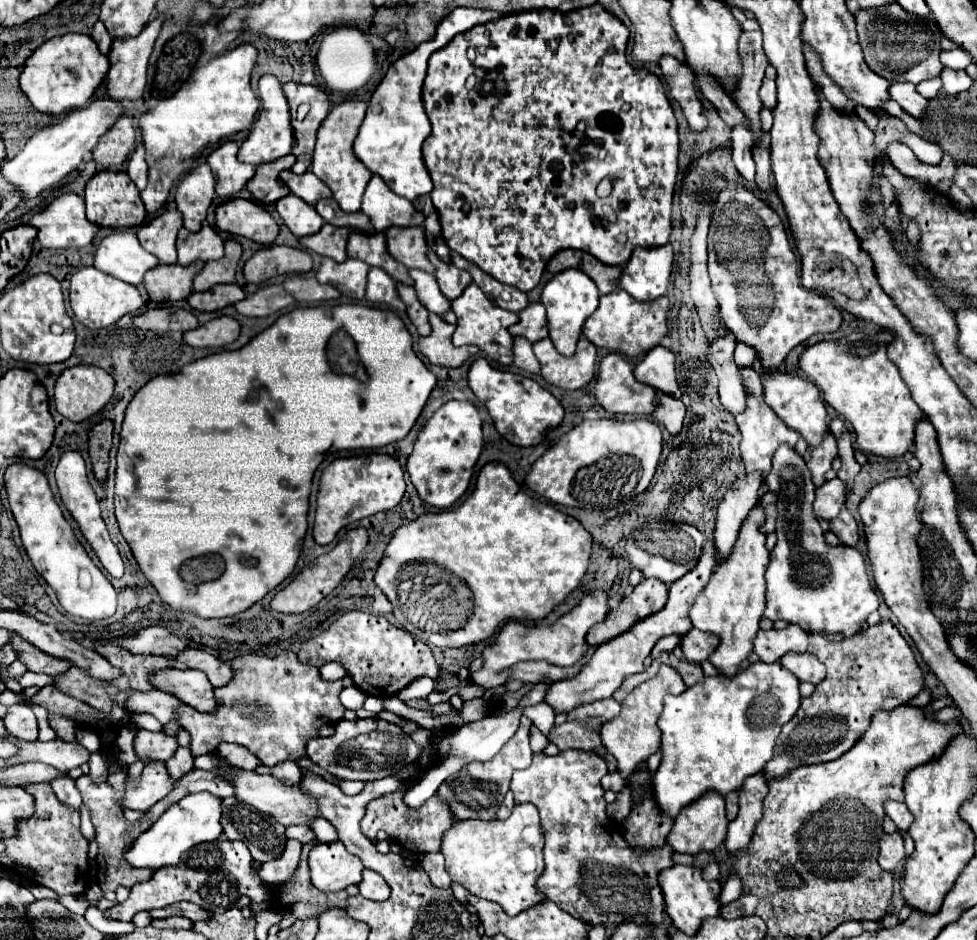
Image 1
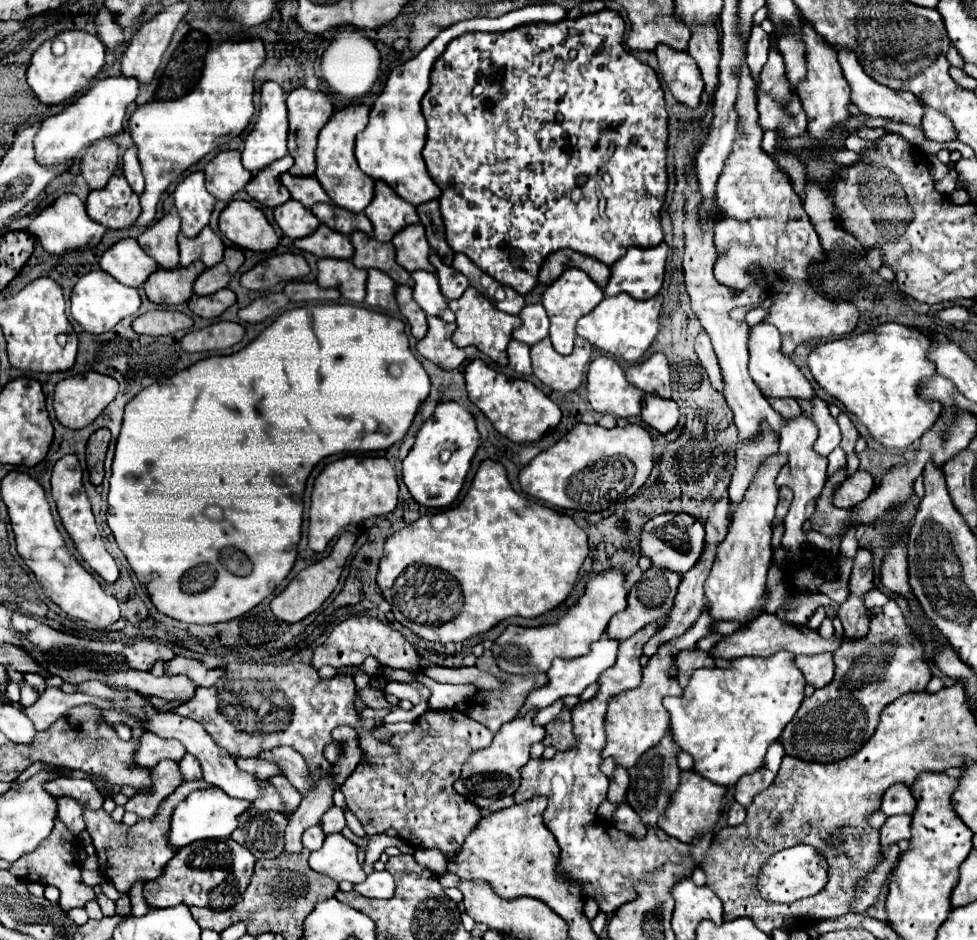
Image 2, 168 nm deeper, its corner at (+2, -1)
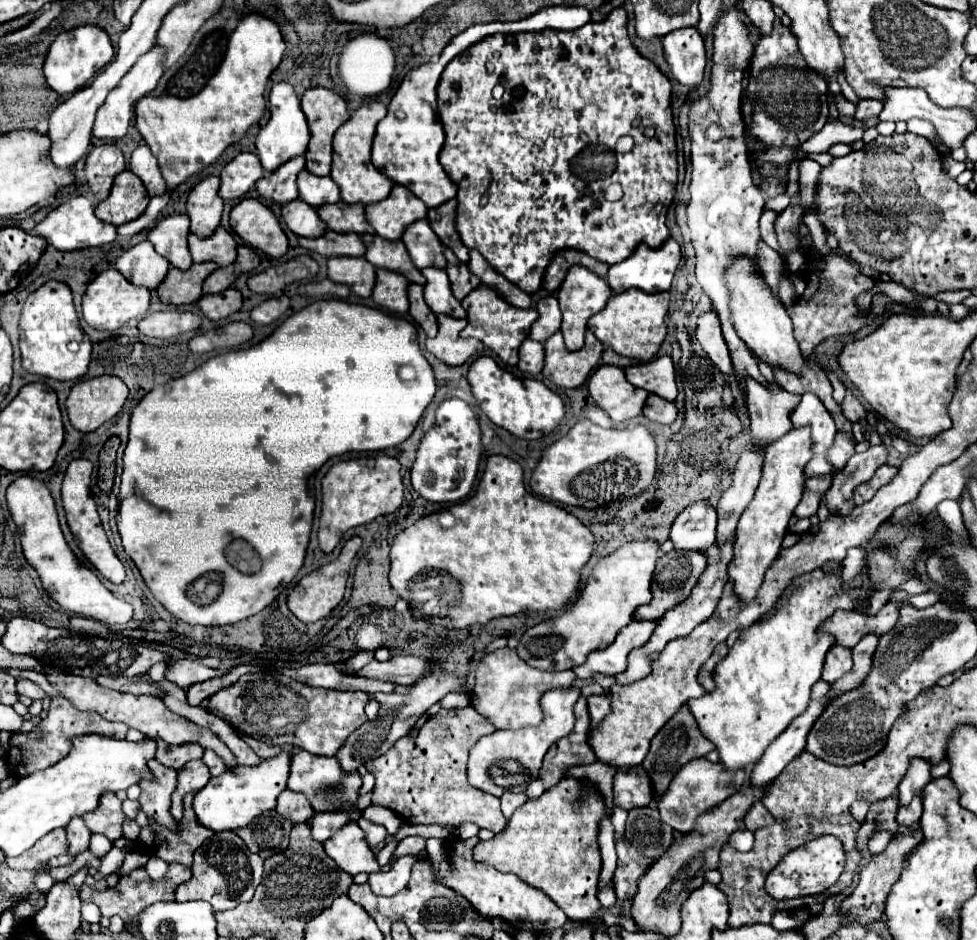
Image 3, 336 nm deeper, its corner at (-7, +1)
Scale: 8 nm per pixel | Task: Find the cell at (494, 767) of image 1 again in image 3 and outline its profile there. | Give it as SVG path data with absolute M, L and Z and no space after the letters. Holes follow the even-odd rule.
M579 688L549 690L541 696L543 720L537 726L525 726L521 730L497 730L495 734L481 738L469 754L469 782L475 788L483 792L493 792L493 794L497 794L495 792L495 786L497 786L501 788L497 796L501 796L501 792L505 790L523 792L539 776L541 762L549 746L573 730L575 726L573 704L577 702L579 696L581 696Z

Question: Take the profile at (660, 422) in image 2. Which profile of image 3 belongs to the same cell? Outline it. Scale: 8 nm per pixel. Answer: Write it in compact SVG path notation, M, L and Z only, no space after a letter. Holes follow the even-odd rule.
M649 394L647 402L643 406L643 414L645 414L645 418L649 418L653 422L673 424L677 418L677 408L675 408L675 402L669 402L665 398Z

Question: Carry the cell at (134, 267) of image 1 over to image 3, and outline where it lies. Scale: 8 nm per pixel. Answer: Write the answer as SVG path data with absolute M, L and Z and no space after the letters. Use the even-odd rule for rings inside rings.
M145 240L145 242L139 242L137 246L133 246L131 250L123 252L117 258L115 268L131 284L155 290L163 282L165 274L169 272L169 262L167 262L167 258L157 254L157 250L153 248L153 244L149 240Z

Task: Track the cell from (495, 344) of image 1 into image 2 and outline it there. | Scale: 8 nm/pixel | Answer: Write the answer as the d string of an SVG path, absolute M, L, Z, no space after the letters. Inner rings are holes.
M468 288L460 298L450 300L450 310L456 314L456 332L452 336L454 344L464 348L464 346L476 346L480 352L484 352L488 358L492 358L498 366L506 366L508 364L508 356L506 356L506 346L512 340L512 330L518 328L522 324L522 320L518 316L500 312L498 308L494 308L494 304L490 300L486 300L476 288Z

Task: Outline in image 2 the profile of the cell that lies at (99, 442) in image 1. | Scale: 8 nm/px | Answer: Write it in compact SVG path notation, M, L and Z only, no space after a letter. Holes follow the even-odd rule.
M108 428L96 430L90 436L88 444L86 444L86 464L88 464L88 472L90 472L90 482L92 484L102 484L104 458L106 458L108 444L110 444L110 430Z

